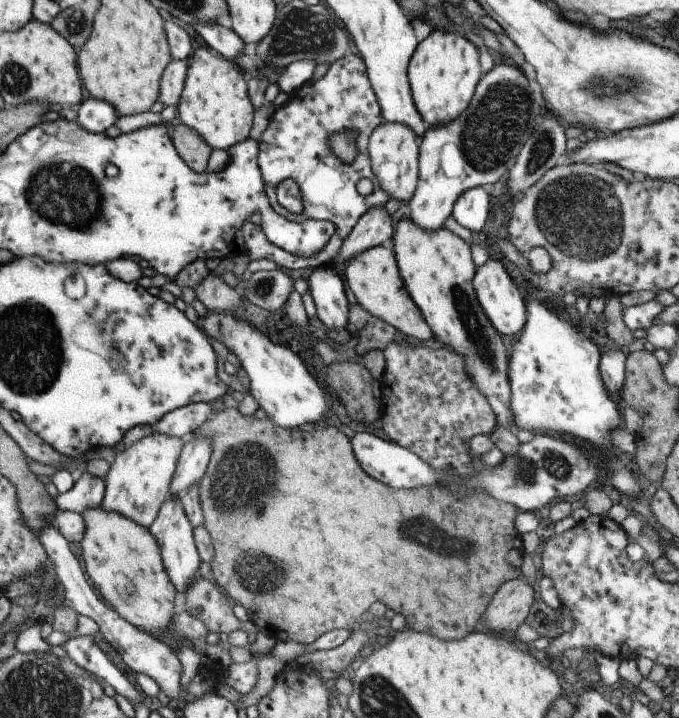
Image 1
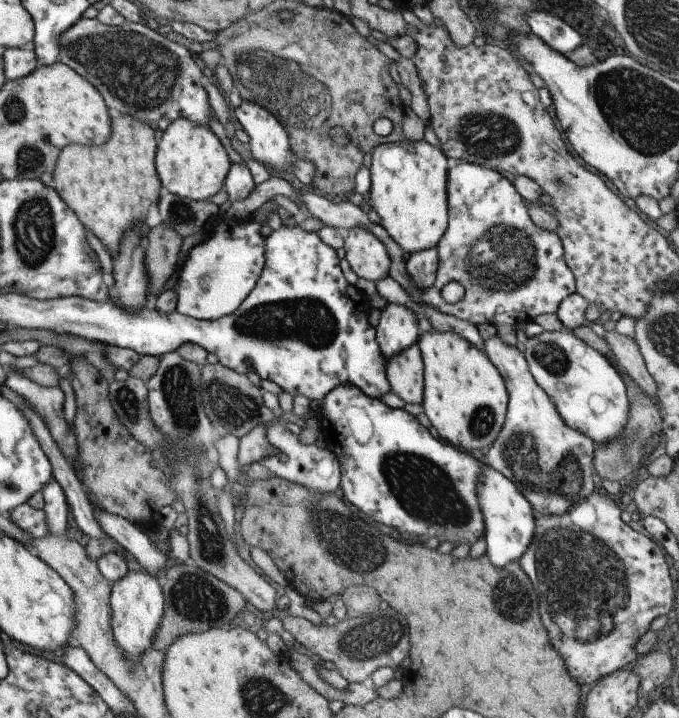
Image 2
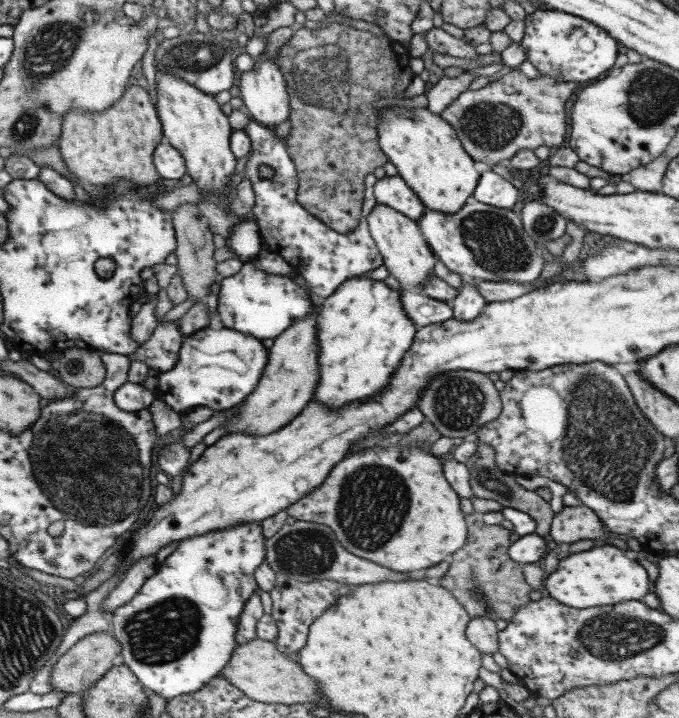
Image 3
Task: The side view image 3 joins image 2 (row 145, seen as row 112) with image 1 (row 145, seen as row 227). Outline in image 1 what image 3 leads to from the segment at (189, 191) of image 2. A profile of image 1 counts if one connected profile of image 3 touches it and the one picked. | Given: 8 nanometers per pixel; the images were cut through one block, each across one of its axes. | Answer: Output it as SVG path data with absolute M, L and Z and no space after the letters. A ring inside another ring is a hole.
M204 47L196 49L186 61L186 82L176 107L181 122L198 132L211 149L227 150L248 139L256 109L250 102L248 79L238 64L222 55L214 56Z

